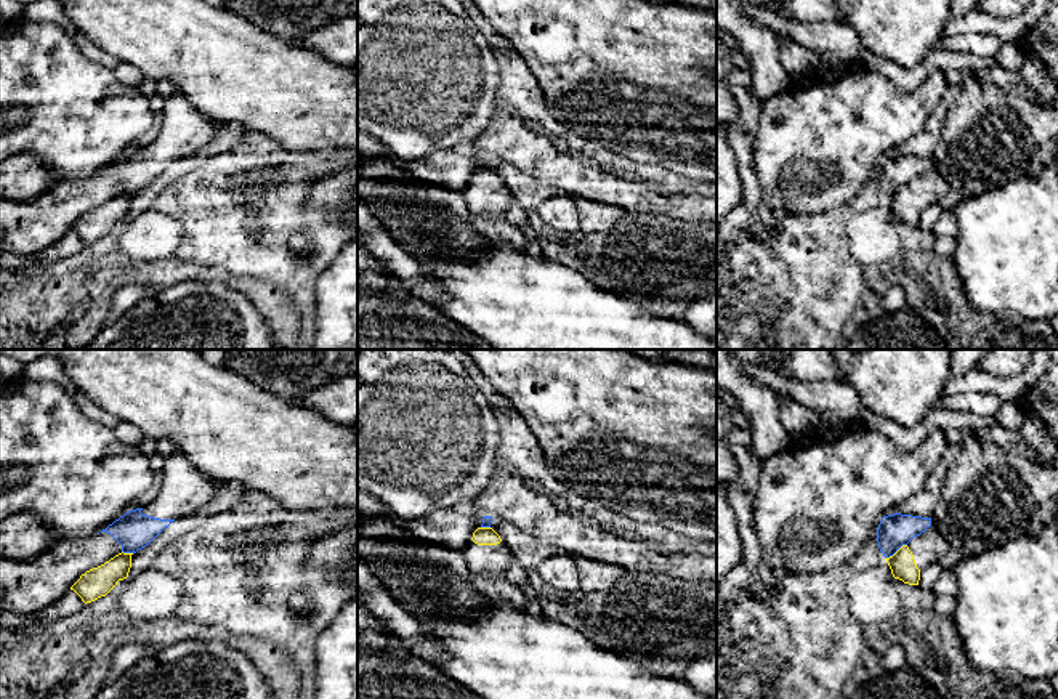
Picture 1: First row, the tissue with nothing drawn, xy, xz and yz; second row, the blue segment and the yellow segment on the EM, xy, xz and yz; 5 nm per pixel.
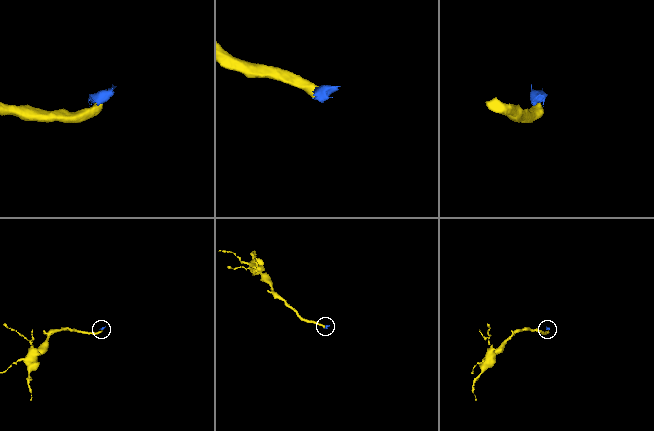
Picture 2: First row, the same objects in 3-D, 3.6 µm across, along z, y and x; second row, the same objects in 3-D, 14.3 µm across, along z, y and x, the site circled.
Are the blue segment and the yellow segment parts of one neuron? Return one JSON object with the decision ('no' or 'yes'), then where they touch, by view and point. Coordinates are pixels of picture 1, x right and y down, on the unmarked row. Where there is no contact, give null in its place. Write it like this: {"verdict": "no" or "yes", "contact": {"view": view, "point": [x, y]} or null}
{"verdict": "no", "contact": {"view": "yz", "point": [895, 193]}}

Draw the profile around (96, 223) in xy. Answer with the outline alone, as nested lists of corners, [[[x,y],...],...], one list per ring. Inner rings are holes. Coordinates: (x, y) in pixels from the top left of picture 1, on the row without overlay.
[[[122,192],[104,205],[87,212],[71,228],[71,231],[74,231],[85,245],[106,237],[119,221],[128,218],[131,208],[131,196],[133,194]]]

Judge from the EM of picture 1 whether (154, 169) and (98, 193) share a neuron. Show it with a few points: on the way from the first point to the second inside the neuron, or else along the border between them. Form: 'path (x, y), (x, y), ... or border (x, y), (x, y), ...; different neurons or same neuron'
path (140, 170), (113, 181); same neuron

